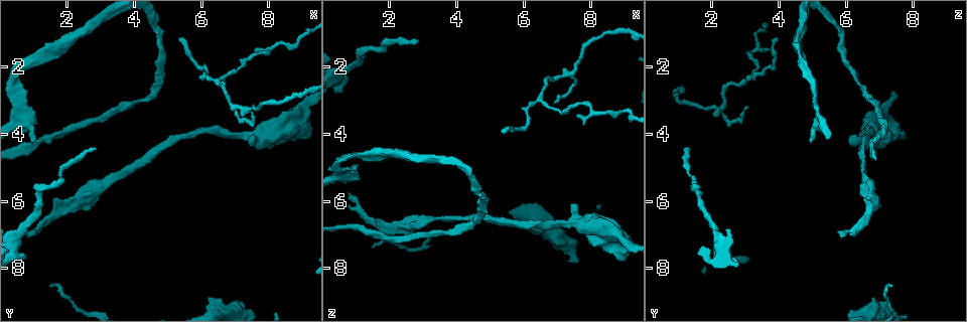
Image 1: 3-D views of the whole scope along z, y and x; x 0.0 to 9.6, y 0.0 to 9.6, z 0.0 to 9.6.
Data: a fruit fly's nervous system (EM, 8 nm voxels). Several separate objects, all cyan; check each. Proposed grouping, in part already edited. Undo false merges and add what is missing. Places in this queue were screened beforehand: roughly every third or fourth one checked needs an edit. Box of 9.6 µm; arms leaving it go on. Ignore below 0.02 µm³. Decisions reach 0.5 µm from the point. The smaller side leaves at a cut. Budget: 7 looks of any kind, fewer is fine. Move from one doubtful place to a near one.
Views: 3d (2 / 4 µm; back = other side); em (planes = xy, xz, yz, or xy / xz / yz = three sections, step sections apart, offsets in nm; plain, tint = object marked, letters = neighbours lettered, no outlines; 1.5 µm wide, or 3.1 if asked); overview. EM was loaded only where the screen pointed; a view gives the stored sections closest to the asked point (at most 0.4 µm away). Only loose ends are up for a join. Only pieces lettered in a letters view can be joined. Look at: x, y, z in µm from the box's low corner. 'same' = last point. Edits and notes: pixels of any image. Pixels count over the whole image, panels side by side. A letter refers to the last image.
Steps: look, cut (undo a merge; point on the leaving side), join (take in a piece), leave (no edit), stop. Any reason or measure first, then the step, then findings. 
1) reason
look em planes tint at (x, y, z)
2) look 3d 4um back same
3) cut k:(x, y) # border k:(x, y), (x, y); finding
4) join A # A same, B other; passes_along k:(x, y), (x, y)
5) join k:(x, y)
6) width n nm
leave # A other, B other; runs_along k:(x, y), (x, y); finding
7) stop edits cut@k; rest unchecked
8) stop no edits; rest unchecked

calibre changes
look 3d 2um at (7.45, 4.05, 6.60)

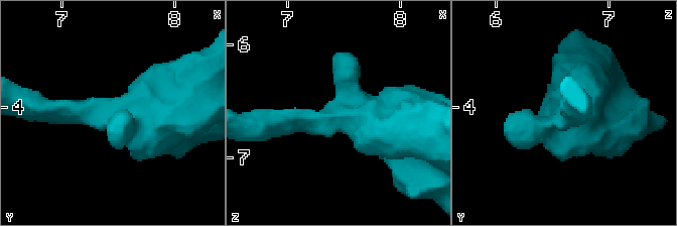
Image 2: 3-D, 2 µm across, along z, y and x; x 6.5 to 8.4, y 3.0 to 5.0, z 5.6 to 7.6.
look em planes letters at (7.42, 4.00, 6.64)

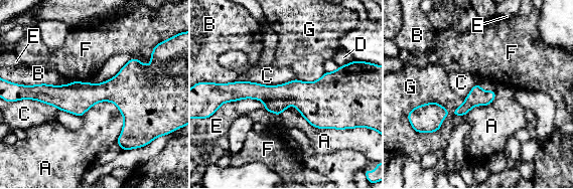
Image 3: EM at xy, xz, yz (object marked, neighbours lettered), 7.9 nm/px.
longest_contact C 480 nm
leave # A other, B other, C other, D other, E other, F other, G other; all the same cell

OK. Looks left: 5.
branch stops here
look 3d 2um back at (2.80, 4.40, 1.20)

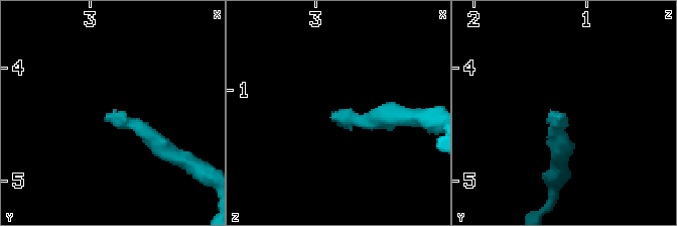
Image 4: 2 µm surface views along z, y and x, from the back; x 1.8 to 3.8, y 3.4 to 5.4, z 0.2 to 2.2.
look em yz step 4 letters at (2.86, 4.40, 1.22)

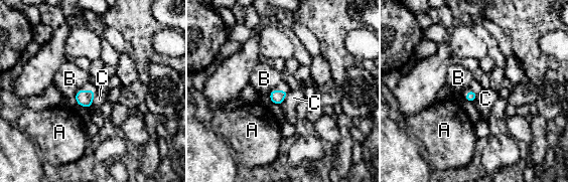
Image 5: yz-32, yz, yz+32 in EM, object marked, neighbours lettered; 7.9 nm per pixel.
another direction
look em planes letters same

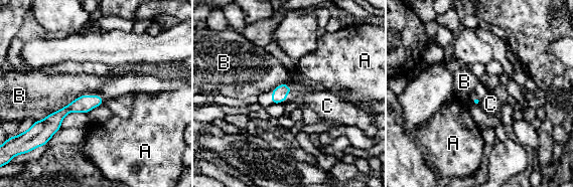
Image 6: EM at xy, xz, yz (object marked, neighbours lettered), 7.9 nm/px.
leave # A other, B other, C other; border 6:(82, 95), (43, 119), (35, 121); no lettered piece goes on from it

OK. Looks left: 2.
stop no edits; rest unchecked

